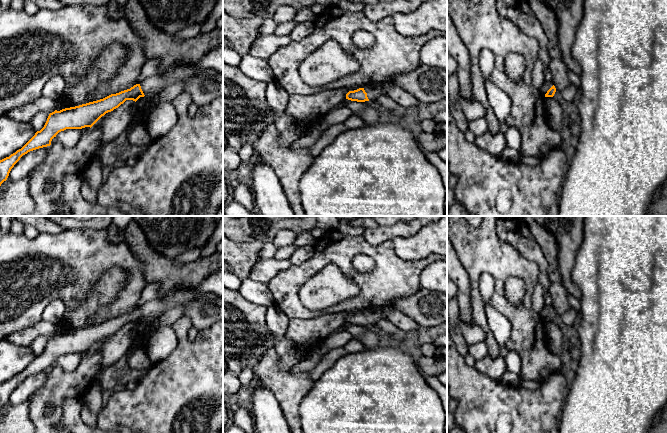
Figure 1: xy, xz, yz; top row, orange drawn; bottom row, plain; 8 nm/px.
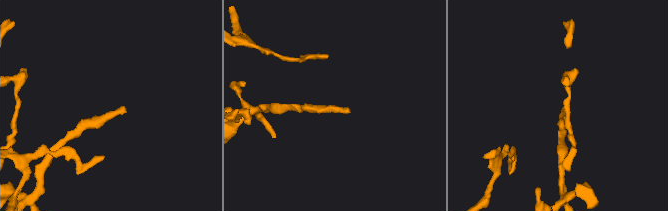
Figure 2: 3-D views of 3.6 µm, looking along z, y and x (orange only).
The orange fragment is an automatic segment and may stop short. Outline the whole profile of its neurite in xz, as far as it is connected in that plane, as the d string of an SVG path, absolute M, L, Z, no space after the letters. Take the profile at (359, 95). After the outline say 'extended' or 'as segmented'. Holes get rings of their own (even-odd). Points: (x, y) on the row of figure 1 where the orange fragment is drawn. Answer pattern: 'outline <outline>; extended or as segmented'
outline M419 65L415 70L400 72L382 83L368 85L346 94L346 99L375 102L378 96L399 87L413 95L419 103L433 103L447 97L447 70Z; extended

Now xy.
outline M178 65L172 67L162 75L153 75L145 78L140 84L136 84L130 89L111 94L103 99L82 104L75 107L65 108L60 111L55 110L50 113L44 127L35 133L35 135L19 150L0 160L0 186L7 180L11 169L20 160L20 158L30 151L47 147L51 145L51 141L56 135L66 129L82 129L92 127L102 116L113 111L123 104L126 100L137 101L140 97L150 96L152 94L160 94L164 88L177 82L184 83L184 92L187 93L191 102L198 106L205 105L214 99L223 96L223 75L214 70L207 70L202 73L198 72L197 65Z; extended

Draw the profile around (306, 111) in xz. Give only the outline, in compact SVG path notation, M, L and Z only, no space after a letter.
M361 85L348 88L331 89L325 87L317 94L290 95L285 114L292 118L300 130L313 128L325 114L346 100L346 94L364 88Z

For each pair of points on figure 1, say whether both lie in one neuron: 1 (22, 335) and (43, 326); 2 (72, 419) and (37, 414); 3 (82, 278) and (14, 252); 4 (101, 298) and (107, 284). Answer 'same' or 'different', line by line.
1: same
2: different
3: same
4: same

